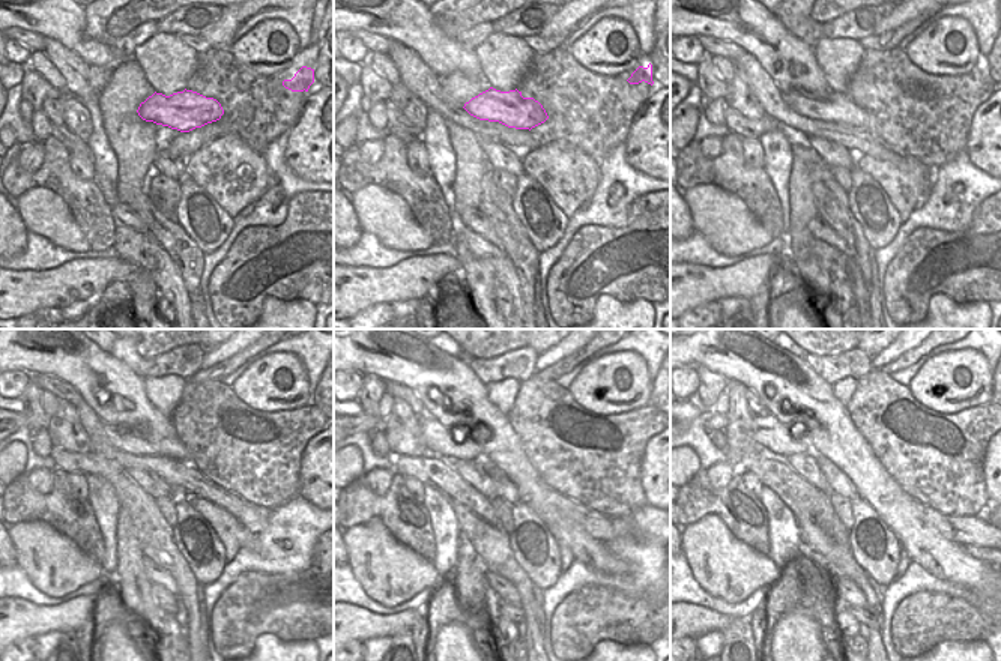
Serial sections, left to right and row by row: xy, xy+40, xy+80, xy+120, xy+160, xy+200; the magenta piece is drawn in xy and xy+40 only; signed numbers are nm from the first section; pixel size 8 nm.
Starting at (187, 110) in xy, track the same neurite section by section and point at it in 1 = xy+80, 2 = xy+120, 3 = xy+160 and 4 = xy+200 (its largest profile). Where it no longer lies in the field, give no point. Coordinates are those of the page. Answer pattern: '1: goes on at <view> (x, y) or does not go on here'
1: goes on at xy+80 (837, 107)
2: goes on at xy+120 (122, 439)
3: goes on at xy+160 (445, 440)
4: goes on at xy+200 (779, 439)

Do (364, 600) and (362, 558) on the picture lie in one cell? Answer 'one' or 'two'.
two

